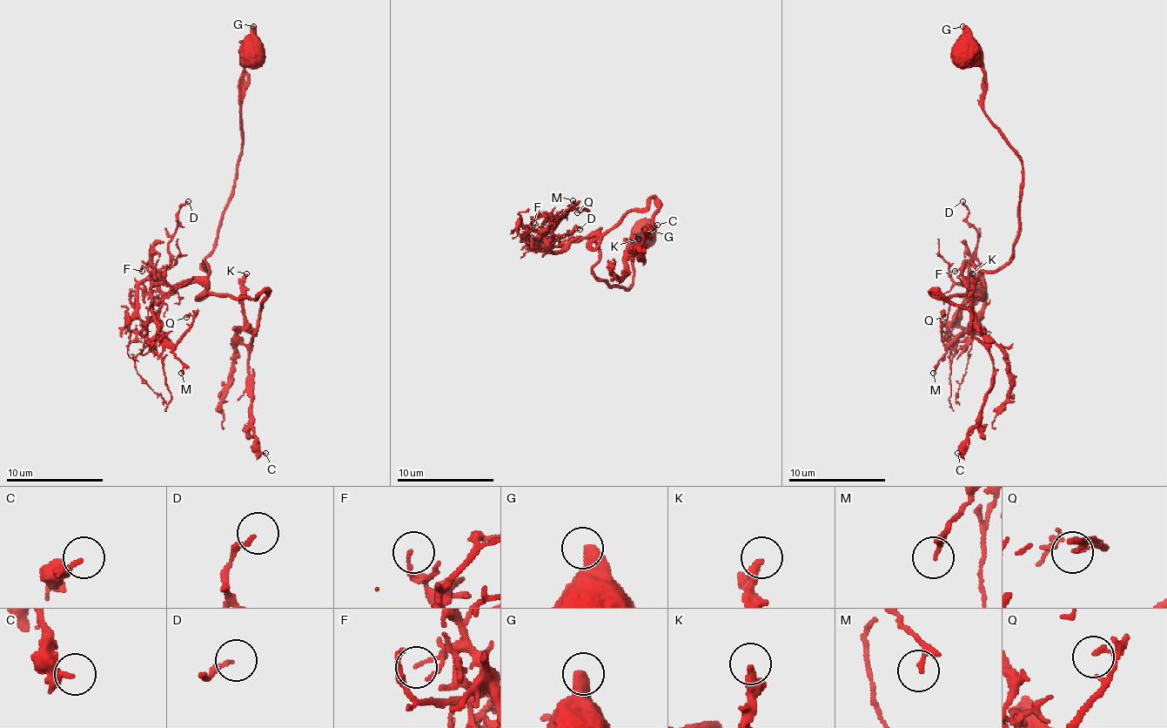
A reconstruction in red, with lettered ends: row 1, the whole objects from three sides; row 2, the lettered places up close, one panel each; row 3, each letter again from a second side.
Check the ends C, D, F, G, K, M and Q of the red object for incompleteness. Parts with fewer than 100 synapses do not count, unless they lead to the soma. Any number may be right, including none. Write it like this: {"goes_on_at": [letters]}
{"goes_on_at": []}

